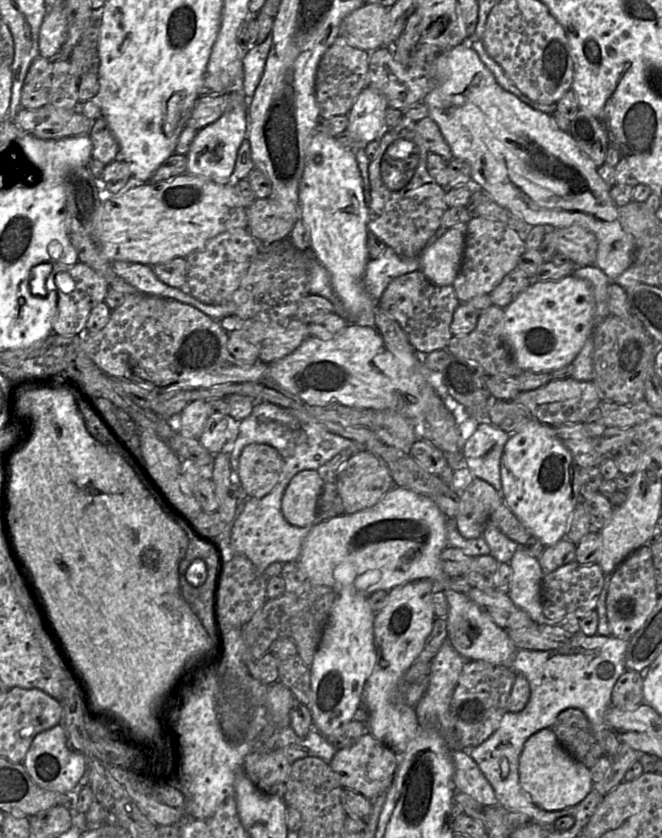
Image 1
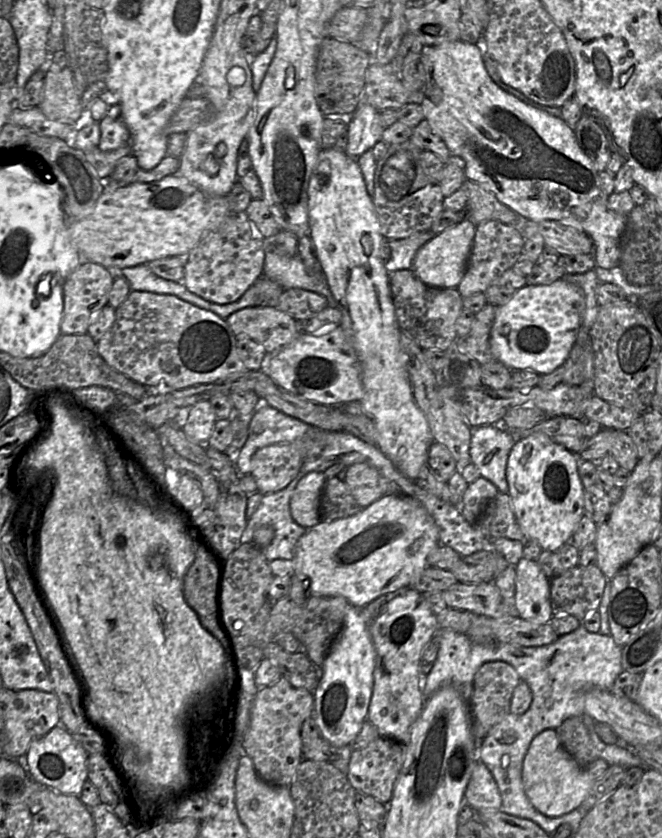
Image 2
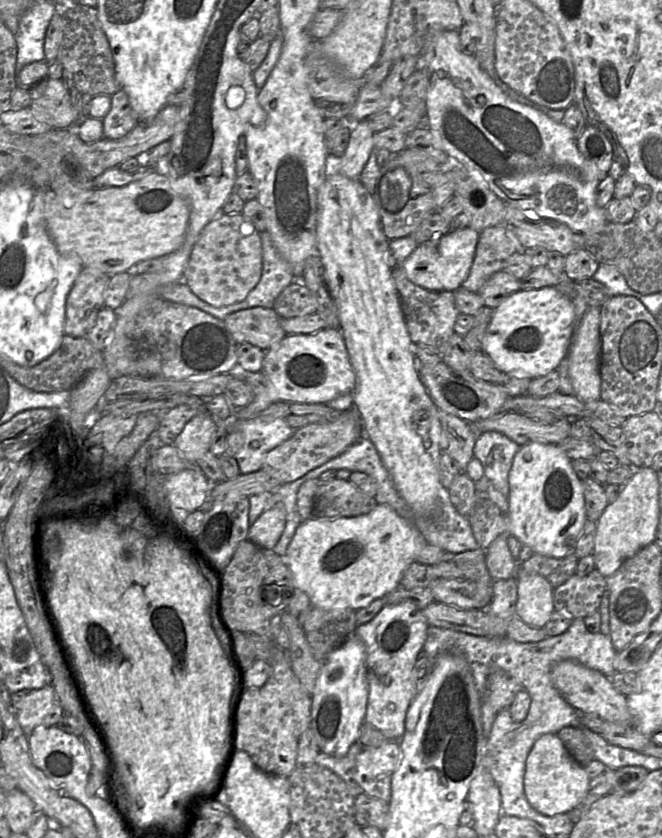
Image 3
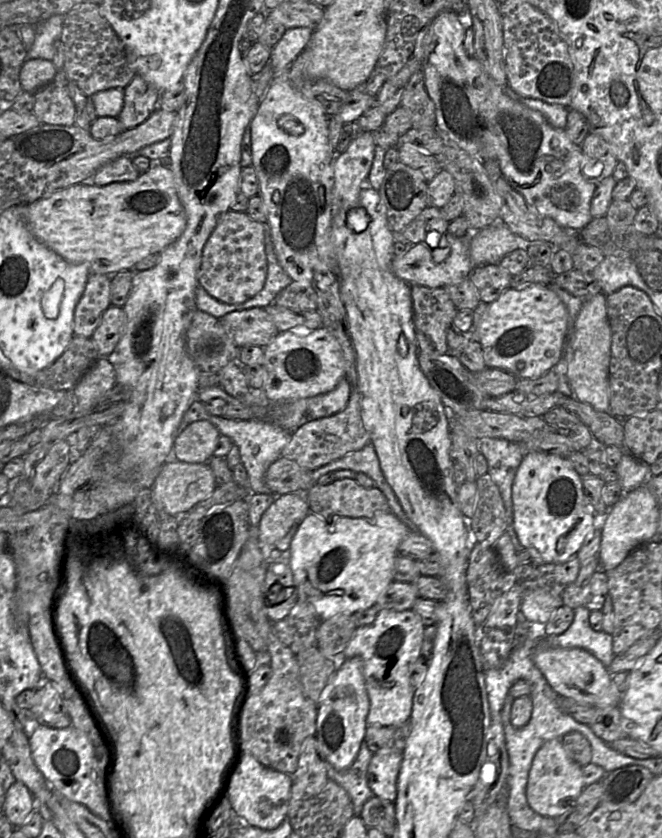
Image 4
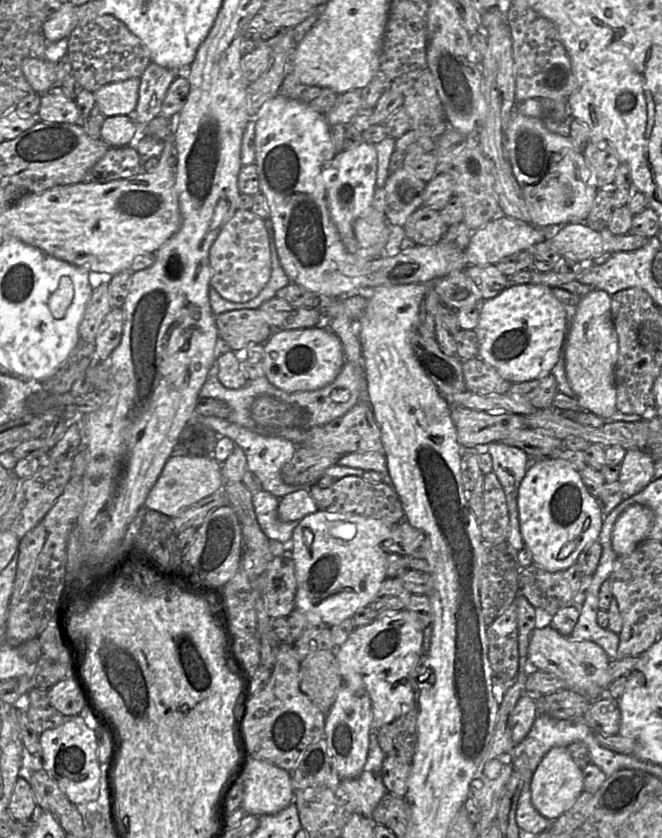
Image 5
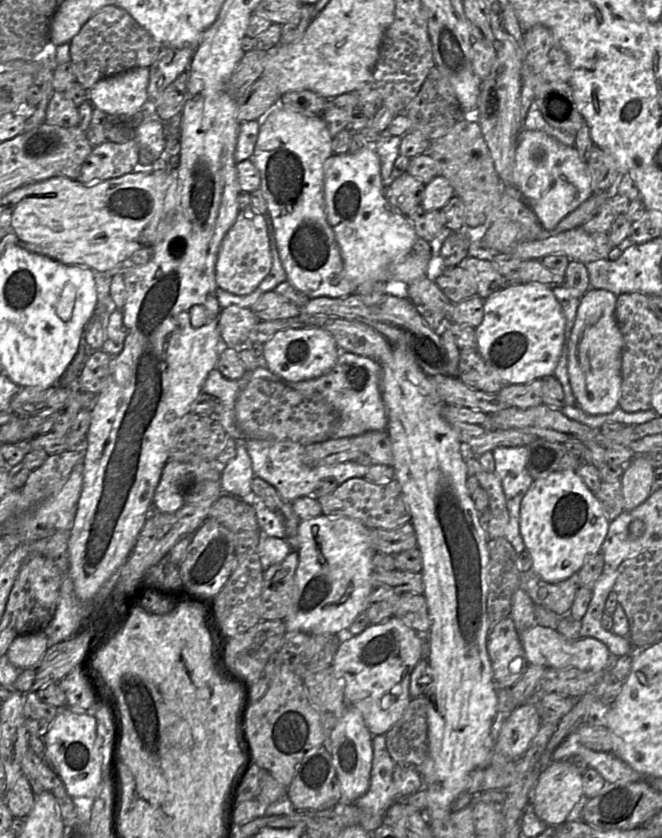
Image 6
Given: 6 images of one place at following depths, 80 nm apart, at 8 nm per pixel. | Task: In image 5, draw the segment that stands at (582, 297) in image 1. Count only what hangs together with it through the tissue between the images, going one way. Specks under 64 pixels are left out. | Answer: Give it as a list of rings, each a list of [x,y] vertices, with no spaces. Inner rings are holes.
[[[528,283],[506,287],[495,297],[482,301],[478,324],[474,330],[479,344],[478,357],[513,384],[552,374],[566,342],[568,324],[564,307],[551,288],[544,284]]]

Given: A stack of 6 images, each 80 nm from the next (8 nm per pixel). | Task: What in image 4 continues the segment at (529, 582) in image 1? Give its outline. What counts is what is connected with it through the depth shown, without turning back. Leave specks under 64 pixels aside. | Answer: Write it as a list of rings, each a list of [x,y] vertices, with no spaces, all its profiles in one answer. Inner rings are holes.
[[[542,588],[523,593],[520,616],[530,623],[546,625],[554,611],[563,605],[562,598]]]

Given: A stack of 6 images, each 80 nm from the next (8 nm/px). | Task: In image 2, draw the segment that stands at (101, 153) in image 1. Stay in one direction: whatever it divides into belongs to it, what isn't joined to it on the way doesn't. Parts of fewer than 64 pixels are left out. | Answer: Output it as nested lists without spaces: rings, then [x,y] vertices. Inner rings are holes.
[[[119,103],[110,105],[106,115],[99,122],[100,140],[98,148],[112,151],[129,144],[130,133],[124,122]]]

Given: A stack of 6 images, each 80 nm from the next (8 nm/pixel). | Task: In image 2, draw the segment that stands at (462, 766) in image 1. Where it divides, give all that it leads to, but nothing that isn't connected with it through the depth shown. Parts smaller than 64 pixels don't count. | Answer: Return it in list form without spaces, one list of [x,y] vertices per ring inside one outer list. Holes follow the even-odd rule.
[[[479,761],[474,765],[464,791],[468,805],[476,812],[500,810],[501,797],[489,770]]]

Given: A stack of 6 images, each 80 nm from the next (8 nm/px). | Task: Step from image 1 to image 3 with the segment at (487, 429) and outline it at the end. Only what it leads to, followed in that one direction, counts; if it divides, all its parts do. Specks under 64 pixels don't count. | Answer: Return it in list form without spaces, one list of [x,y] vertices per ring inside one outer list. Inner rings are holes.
[[[496,431],[477,434],[473,455],[480,460],[484,476],[508,498],[509,472],[520,445]]]

